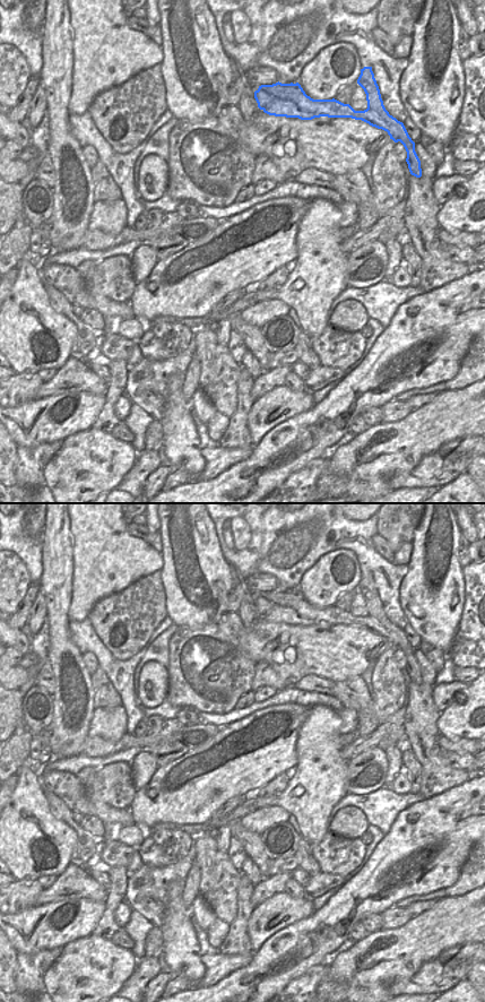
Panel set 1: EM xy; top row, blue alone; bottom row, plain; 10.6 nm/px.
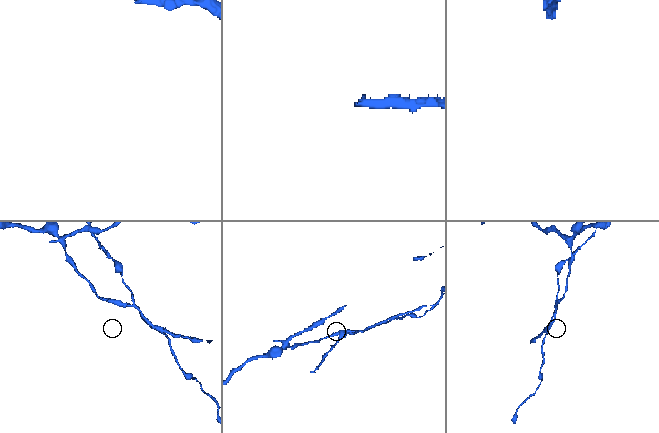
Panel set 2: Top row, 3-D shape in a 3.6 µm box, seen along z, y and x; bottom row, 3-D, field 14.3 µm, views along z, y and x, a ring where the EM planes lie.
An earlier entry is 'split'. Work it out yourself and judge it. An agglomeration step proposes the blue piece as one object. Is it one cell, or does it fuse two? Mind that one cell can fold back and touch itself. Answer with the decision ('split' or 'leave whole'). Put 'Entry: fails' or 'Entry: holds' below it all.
split
Entry: holds

